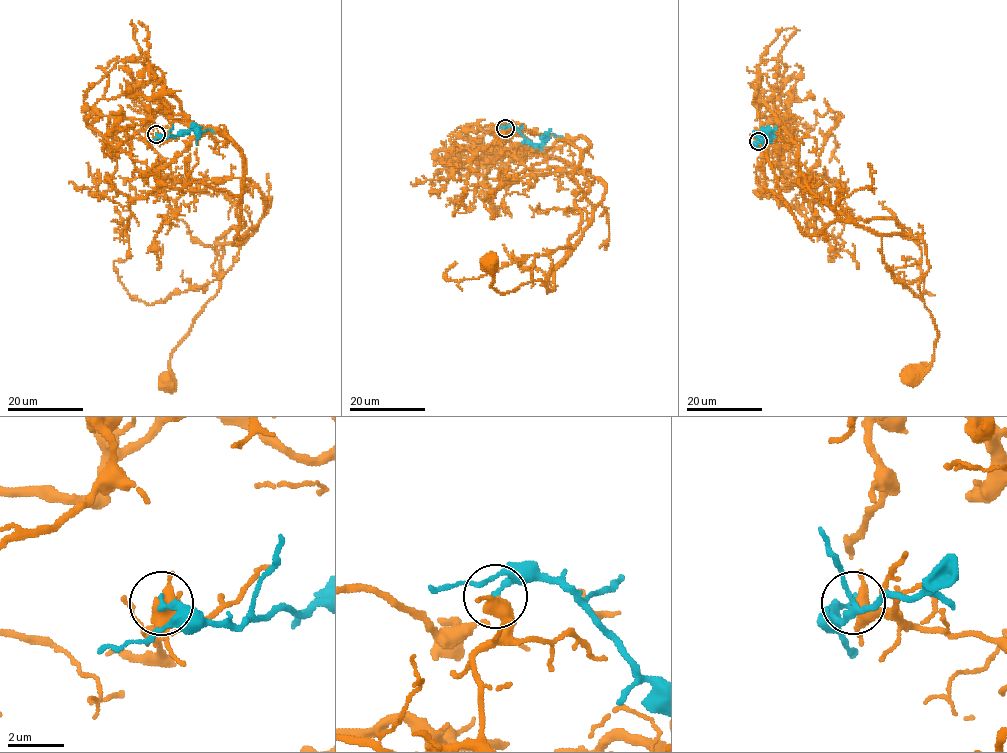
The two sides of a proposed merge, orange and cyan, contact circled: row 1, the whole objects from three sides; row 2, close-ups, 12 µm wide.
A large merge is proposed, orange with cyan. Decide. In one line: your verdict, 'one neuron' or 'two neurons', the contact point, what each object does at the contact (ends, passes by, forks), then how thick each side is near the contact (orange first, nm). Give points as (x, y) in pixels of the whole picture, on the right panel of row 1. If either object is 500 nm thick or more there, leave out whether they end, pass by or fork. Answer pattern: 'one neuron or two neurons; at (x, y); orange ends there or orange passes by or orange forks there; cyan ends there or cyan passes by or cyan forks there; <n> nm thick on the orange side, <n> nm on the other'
one neuron; at (758, 141); orange forks there; cyan ends there; 400 nm thick on the orange side, 260 nm on the other

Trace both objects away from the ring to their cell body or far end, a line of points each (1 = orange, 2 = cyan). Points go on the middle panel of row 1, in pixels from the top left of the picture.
1: (505, 129), (509, 152), (560, 157), (605, 195), (549, 291), (532, 281), (500, 293), (494, 263)
2: (505, 129), (514, 126), (525, 138), (541, 145), (550, 133), (562, 136)

